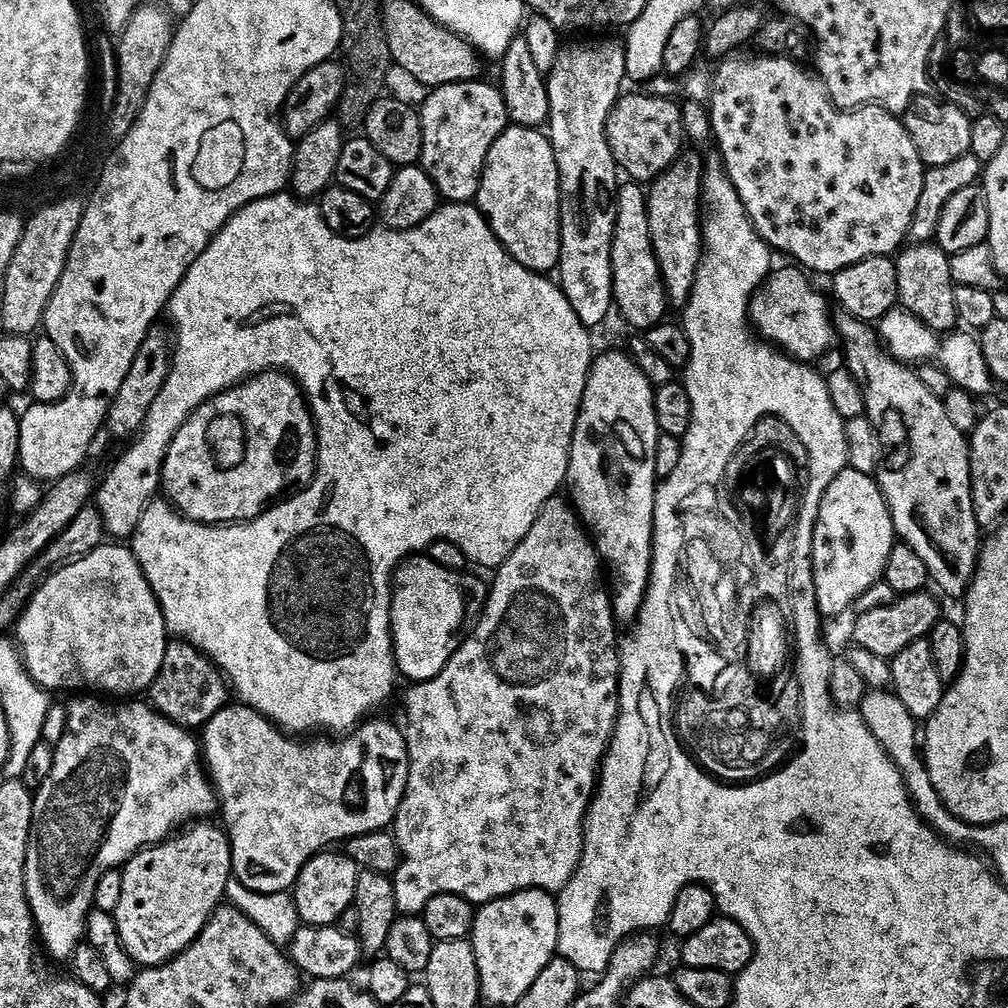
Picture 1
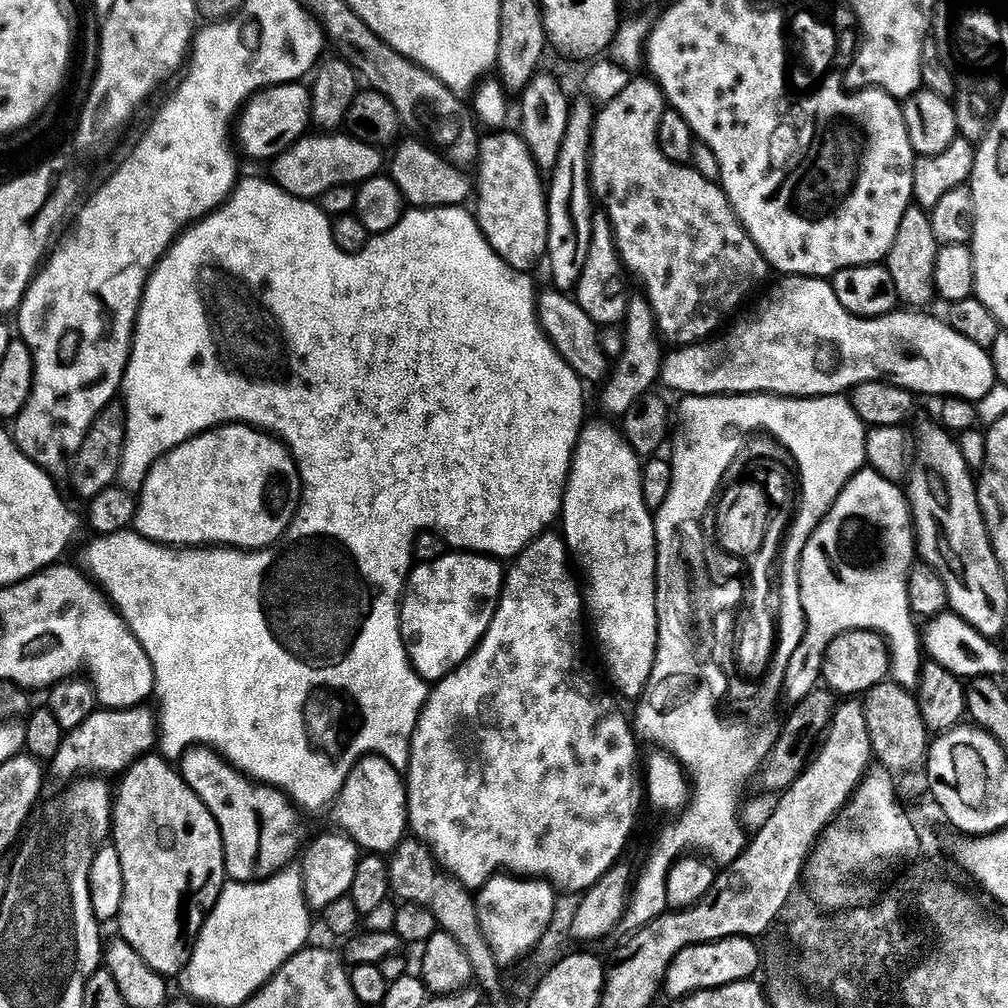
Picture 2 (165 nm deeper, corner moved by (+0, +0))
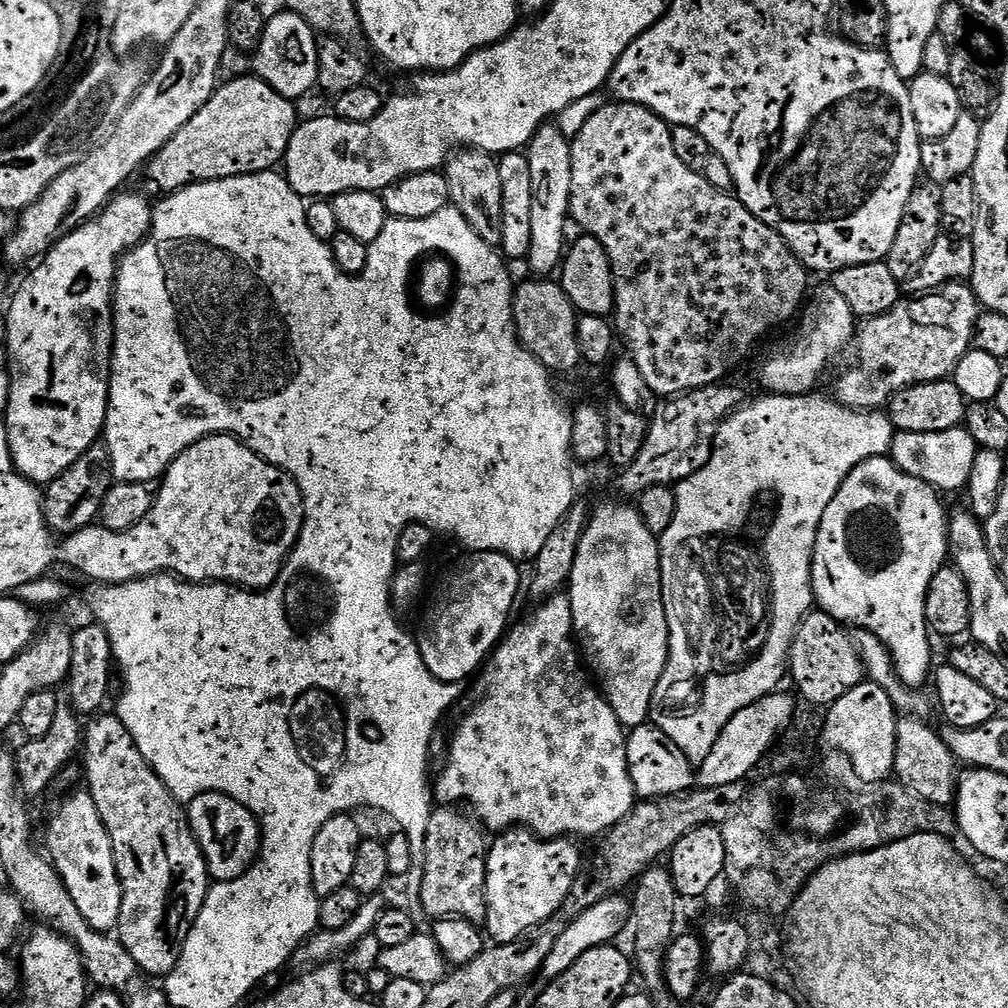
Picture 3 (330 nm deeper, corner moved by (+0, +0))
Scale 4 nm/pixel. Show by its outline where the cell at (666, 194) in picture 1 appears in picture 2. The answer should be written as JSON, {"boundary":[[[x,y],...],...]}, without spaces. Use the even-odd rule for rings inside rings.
{"boundary":[[[645,299],[631,303],[629,313],[624,322],[624,345],[619,355],[620,364],[611,371],[606,382],[601,387],[600,404],[604,411],[623,417],[630,408],[647,395],[656,386],[661,374],[661,366],[666,355],[665,347],[662,348],[658,337],[656,316]]]}

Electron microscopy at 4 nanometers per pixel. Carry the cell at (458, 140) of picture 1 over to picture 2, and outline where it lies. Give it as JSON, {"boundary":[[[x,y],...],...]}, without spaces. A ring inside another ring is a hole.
{"boundary":[[[405,139],[395,149],[397,150],[396,157],[390,160],[390,168],[392,164],[390,178],[398,186],[400,193],[404,195],[405,201],[413,209],[458,208],[467,205],[474,192],[473,185],[471,188],[467,178],[464,177],[467,175],[461,169],[454,168],[449,160],[445,160],[441,153],[425,143],[423,139],[412,139],[416,140],[406,141]]]}

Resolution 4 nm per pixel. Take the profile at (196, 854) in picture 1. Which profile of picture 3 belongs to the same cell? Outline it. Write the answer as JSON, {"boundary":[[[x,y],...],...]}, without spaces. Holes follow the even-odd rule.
{"boundary":[[[97,715],[87,721],[82,736],[82,757],[84,772],[88,775],[86,791],[94,798],[94,806],[98,806],[98,814],[102,814],[102,822],[110,834],[114,862],[120,875],[120,884],[124,887],[118,938],[134,958],[141,973],[149,972],[152,976],[163,978],[176,969],[188,931],[208,896],[208,867],[192,834],[192,826],[181,801],[175,800],[168,787],[146,762],[146,758],[142,758],[134,738],[130,738],[130,730],[126,730],[119,715],[104,715]]]}

